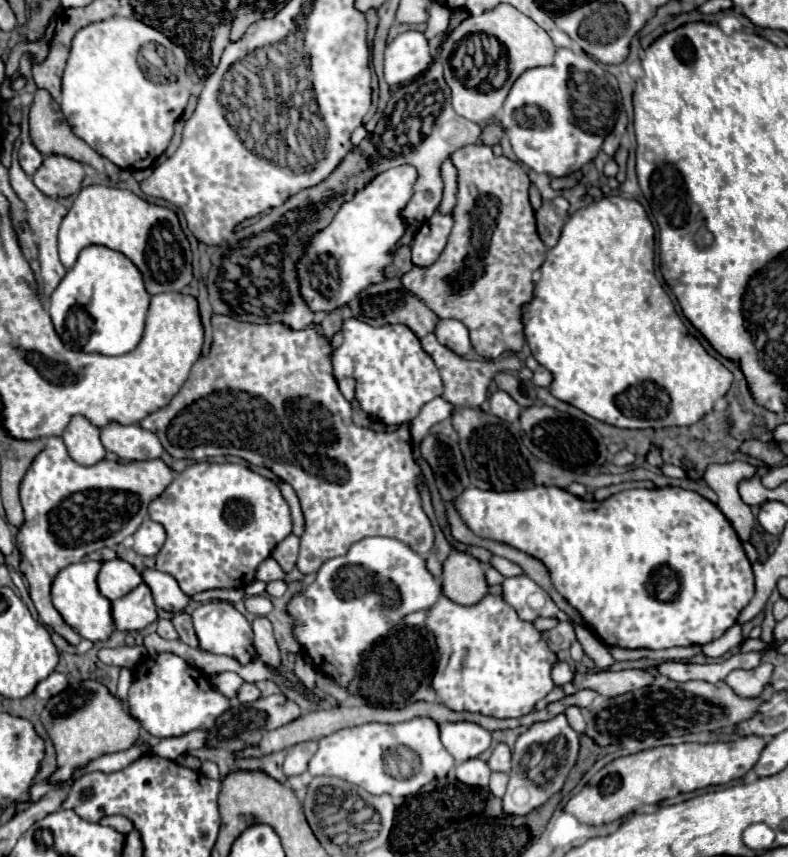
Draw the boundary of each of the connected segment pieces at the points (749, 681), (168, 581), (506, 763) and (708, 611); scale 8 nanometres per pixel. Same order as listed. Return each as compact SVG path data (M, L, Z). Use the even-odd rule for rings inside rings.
M760 663L754 669L734 669L728 673L726 683L736 691L736 695L740 697L756 697L764 685L770 681L772 677L772 665L770 663Z
M146 569L142 573L144 581L150 585L156 607L168 613L180 613L188 607L190 597L182 593L182 589L178 587L176 579L168 573L160 573L156 569Z
M500 743L500 745L494 747L488 765L490 765L492 771L504 771L504 773L508 773L510 771L510 761L512 761L510 747L504 745L504 743Z
M530 487L530 489L516 489L516 491L482 491L482 489L468 489L460 499L456 499L456 511L472 531L484 539L492 539L498 543L506 543L514 549L520 549L538 561L544 563L550 577L554 573L554 587L556 591L580 613L586 627L600 639L602 645L608 647L624 647L624 649L668 649L668 647L690 647L690 645L706 645L718 637L722 637L738 619L740 611L750 603L754 597L754 575L750 561L744 553L742 541L738 539L730 521L722 515L722 511L698 495L696 491L686 491L680 487L664 487L664 489L628 489L620 491L604 501L586 501L580 499L566 489L560 487Z

